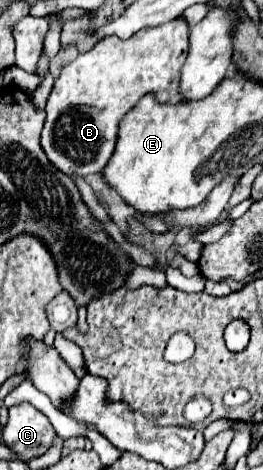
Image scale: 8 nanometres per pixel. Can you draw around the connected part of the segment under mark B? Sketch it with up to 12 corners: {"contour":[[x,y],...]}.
{"contour":[[189,25],[105,37],[65,65],[41,149],[99,173],[143,95],[177,99]]}

